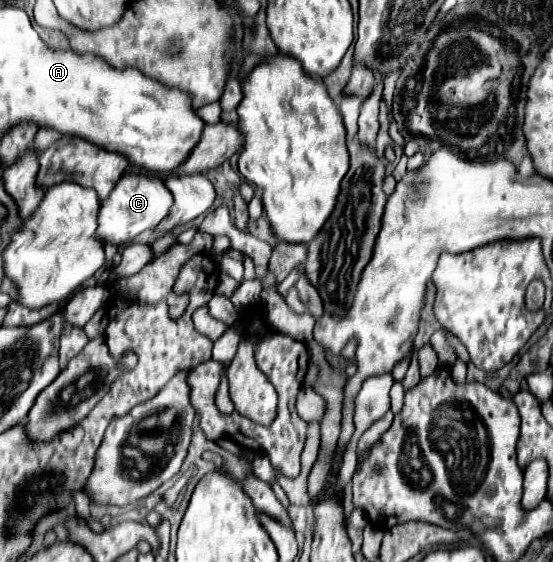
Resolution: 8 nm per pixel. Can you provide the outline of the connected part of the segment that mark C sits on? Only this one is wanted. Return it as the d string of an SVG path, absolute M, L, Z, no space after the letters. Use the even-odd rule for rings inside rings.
M122 176L120 182L114 186L110 196L100 204L98 214L98 230L96 236L102 242L110 244L130 244L140 232L154 228L170 210L172 196L170 190L164 188L162 180L150 180L146 176ZM118 240L130 240L130 242L118 242Z

